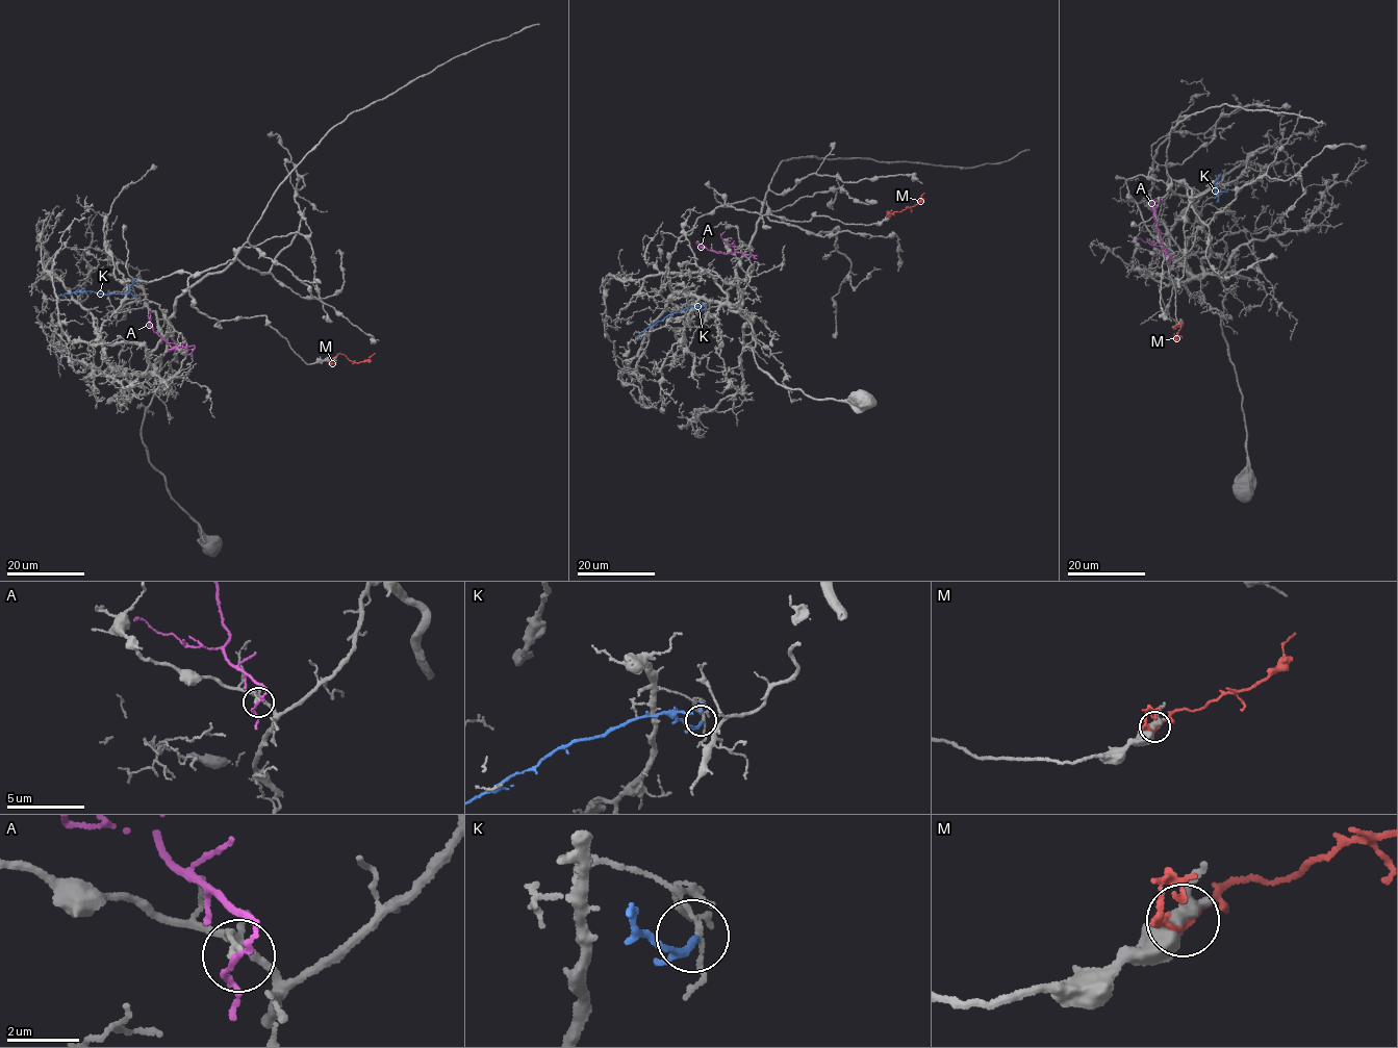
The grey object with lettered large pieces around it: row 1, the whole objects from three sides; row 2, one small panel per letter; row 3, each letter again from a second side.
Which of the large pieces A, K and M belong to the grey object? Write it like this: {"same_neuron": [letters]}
{"same_neuron": []}

